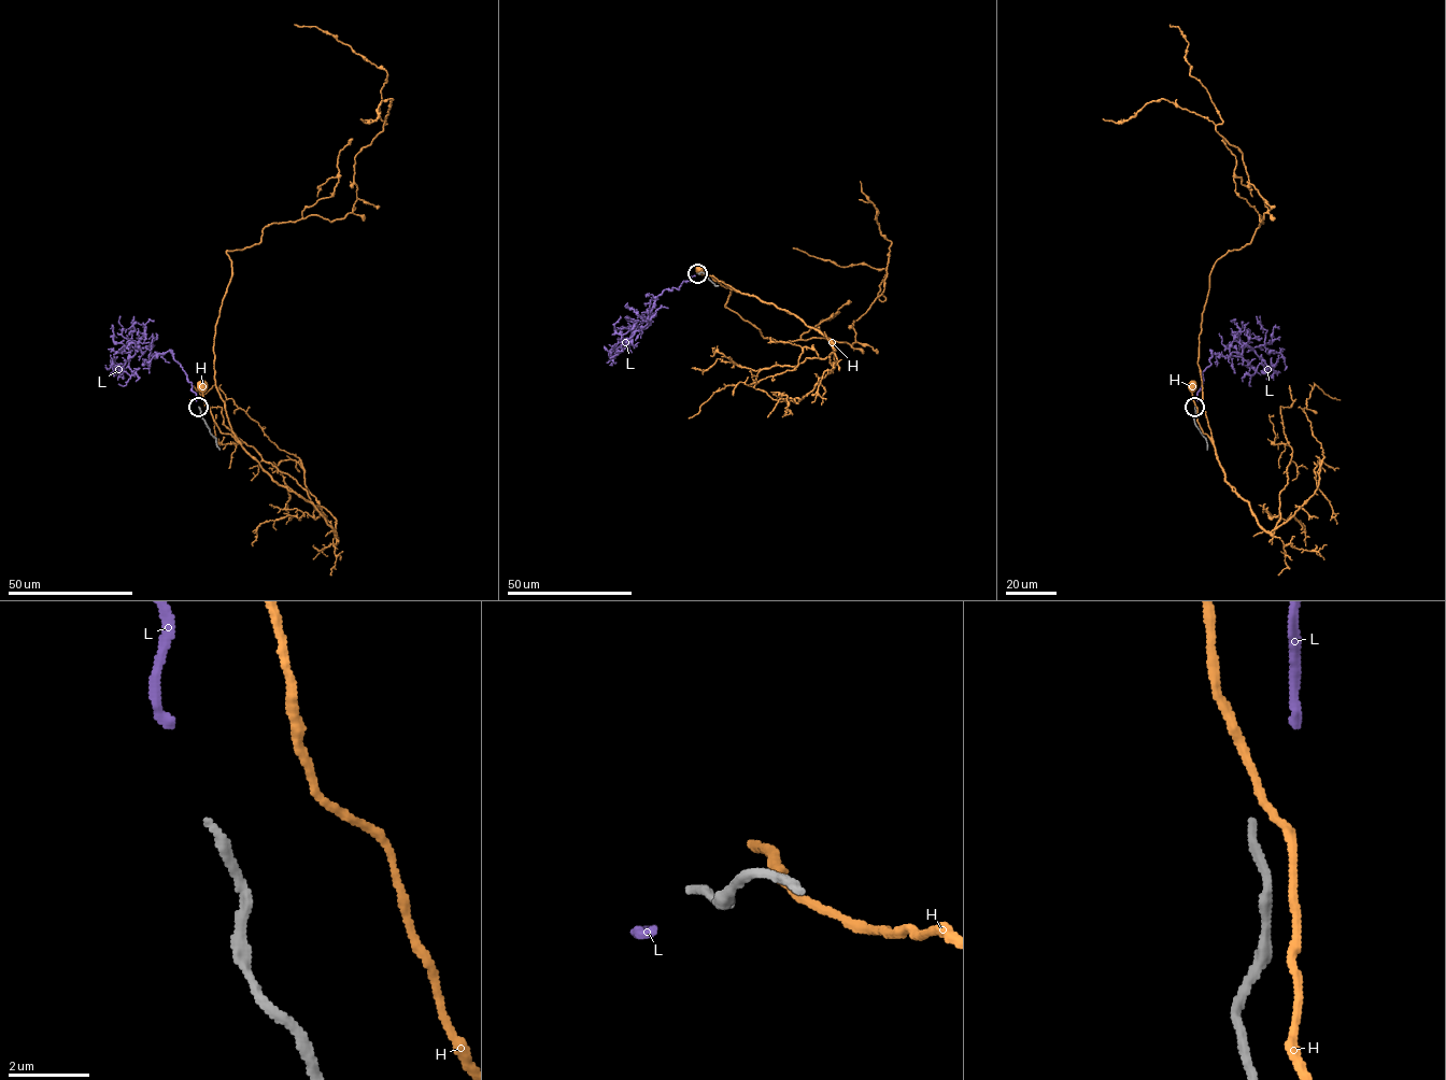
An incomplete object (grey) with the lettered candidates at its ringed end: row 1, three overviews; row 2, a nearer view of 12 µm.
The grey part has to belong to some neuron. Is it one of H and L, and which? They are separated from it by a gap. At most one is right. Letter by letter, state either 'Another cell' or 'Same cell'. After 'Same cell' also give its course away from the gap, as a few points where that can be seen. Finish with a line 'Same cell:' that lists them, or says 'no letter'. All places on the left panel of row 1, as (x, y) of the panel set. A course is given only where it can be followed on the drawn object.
H: Another cell
L: Same cell. Its course: (197, 401), (192, 383), (169, 351), (150, 356), (149, 345), (135, 349), (127, 344), (114, 354), (113, 370)
Same cell: L

